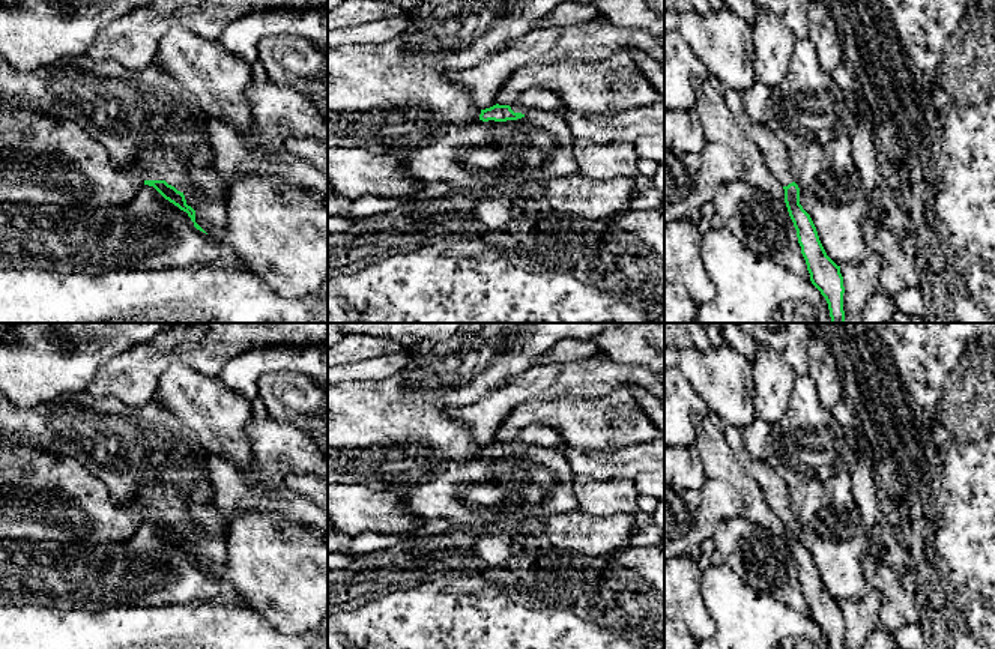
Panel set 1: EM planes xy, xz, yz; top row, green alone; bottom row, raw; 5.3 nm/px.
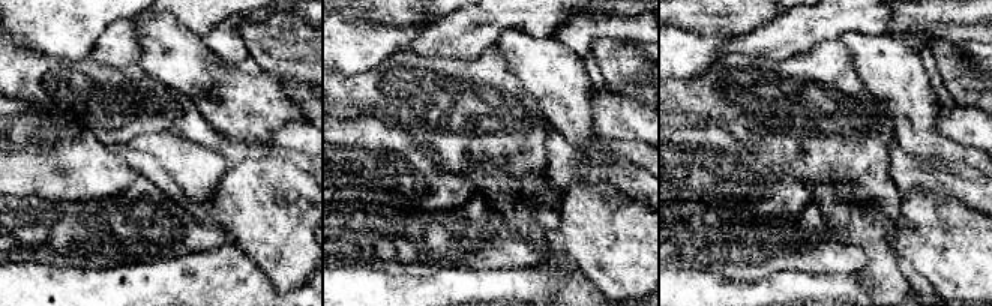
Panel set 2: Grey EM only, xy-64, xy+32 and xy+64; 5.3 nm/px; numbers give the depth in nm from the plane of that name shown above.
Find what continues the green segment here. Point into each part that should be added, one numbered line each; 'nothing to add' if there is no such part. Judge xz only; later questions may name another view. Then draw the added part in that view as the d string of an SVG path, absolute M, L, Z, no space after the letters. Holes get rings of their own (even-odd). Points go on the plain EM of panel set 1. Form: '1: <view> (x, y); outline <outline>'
1: xz (534, 434); outline M532 424L525 427L510 443L514 449L522 451L526 451L529 446L559 448L564 445L564 437L555 428Z

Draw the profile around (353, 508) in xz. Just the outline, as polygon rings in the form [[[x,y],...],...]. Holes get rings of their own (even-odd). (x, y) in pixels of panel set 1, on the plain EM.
[[[328,484],[328,520],[350,536],[406,533],[427,523],[403,503],[400,490],[377,491],[361,484]]]

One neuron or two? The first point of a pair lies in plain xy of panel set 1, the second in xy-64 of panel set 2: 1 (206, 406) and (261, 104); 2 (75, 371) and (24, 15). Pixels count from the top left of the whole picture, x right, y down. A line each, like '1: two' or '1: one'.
1: two
2: one

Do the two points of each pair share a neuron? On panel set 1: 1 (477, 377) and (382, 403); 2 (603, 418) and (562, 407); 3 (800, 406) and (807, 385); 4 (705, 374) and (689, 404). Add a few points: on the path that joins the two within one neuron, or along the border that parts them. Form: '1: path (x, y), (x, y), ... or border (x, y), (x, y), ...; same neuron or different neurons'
1: path (453, 377), (429, 385), (411, 403), (406, 403); same neuron
2: path (592, 418), (573, 416); same neuron
3: path (804, 401), (804, 389); same neuron
4: border (680, 370), (711, 410); different neurons

